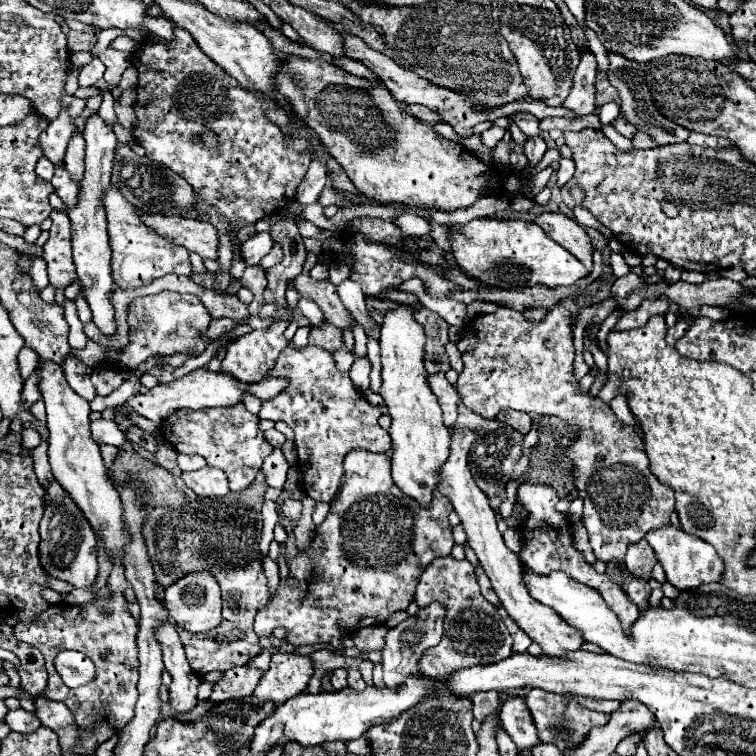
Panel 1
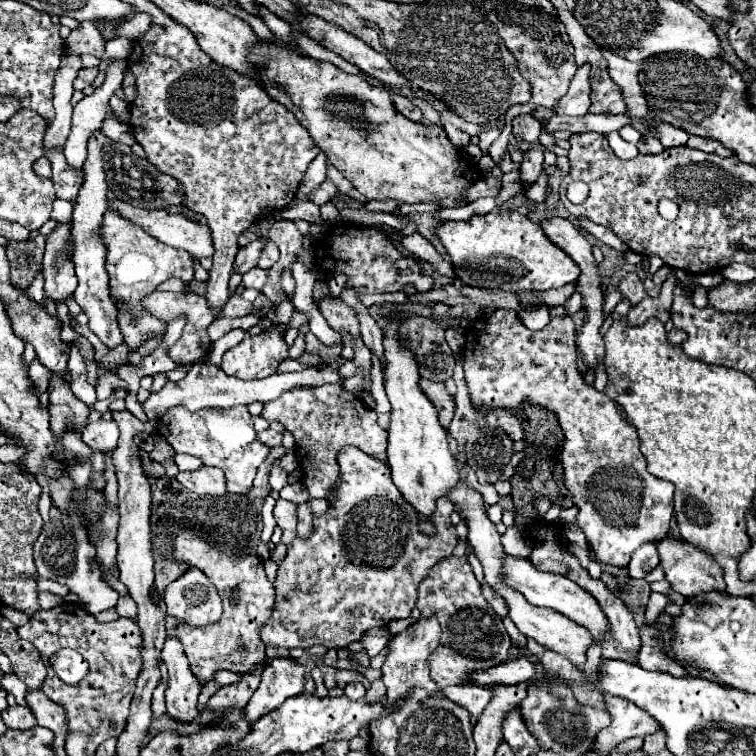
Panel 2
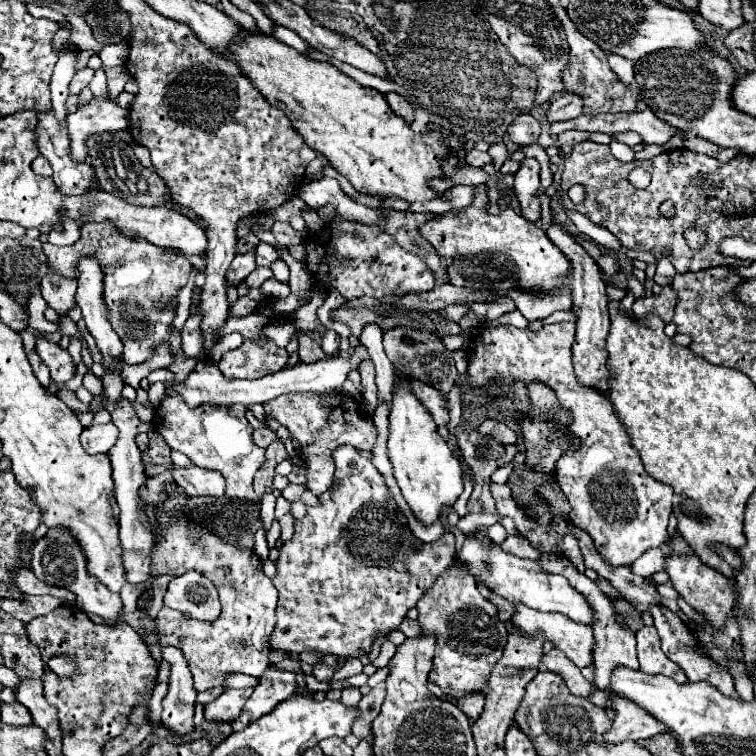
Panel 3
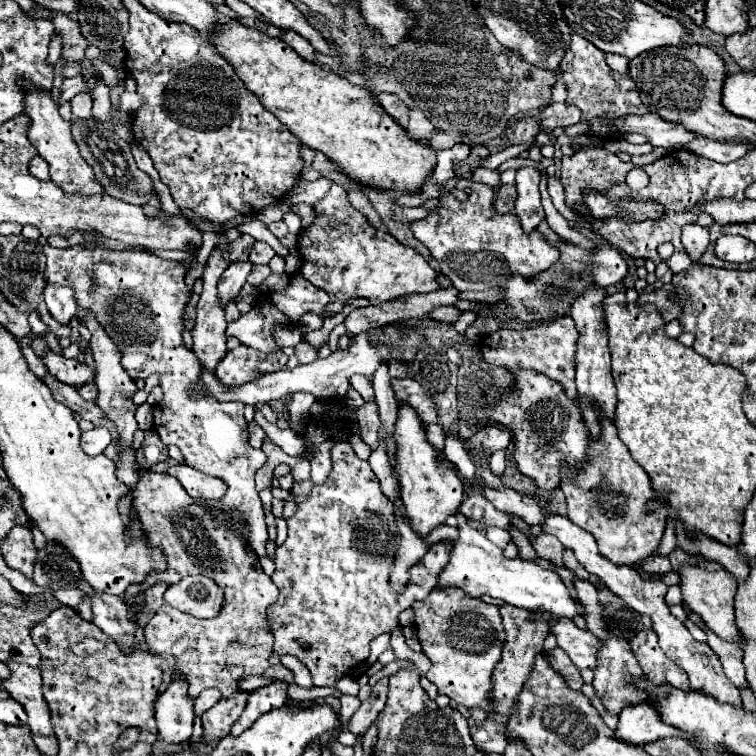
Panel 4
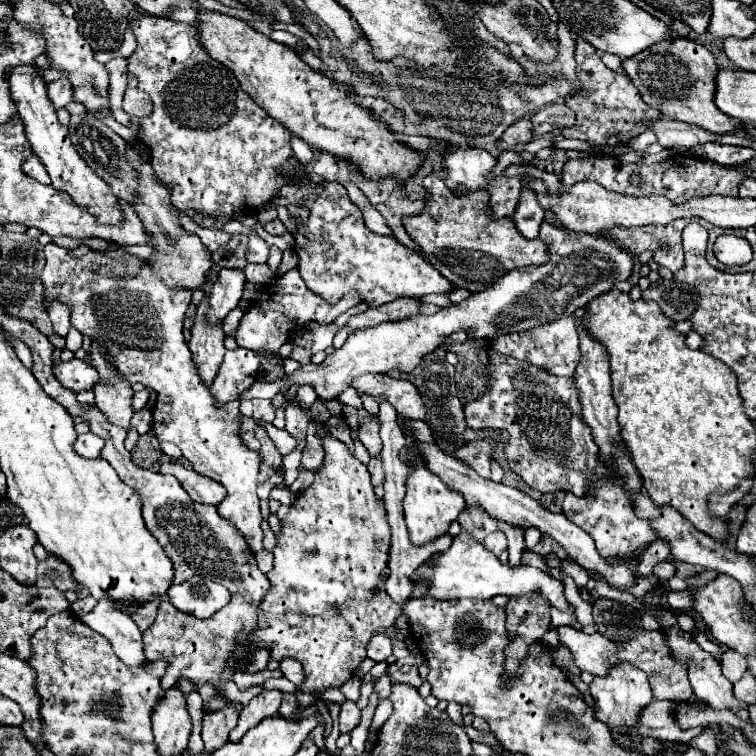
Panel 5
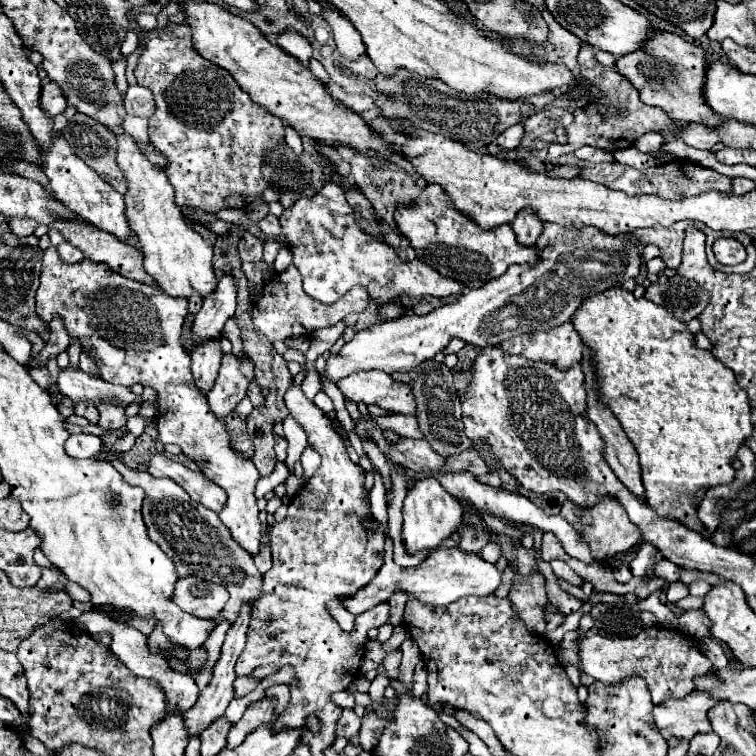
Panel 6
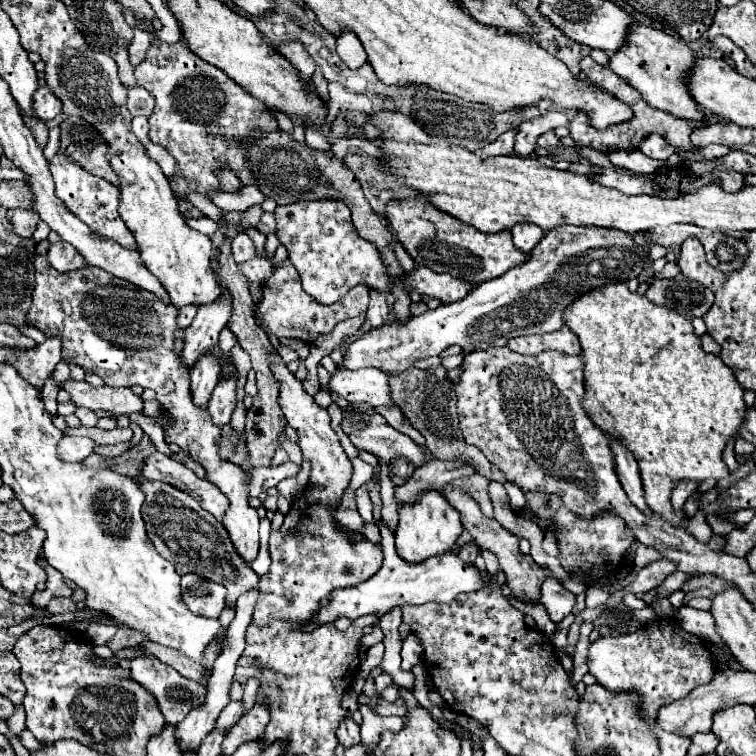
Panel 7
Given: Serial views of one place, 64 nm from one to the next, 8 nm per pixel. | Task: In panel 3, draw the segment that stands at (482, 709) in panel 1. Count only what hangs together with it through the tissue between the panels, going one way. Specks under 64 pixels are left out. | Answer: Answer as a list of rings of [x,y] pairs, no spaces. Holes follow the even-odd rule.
[[[478,692],[478,694],[466,696],[466,698],[458,700],[456,704],[462,708],[462,712],[464,712],[466,716],[470,716],[472,720],[478,720],[480,714],[482,714],[482,708],[484,708],[484,694]]]

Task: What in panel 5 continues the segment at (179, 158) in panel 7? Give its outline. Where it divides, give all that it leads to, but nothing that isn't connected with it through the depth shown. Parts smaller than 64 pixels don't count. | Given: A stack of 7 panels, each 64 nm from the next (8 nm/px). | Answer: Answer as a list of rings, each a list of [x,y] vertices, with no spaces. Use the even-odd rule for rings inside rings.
[[[140,16],[132,20],[132,30],[138,40],[136,52],[128,58],[128,70],[136,74],[138,88],[150,94],[154,110],[142,118],[142,142],[150,148],[152,168],[172,190],[172,206],[178,210],[198,210],[208,216],[232,216],[238,210],[254,210],[268,204],[272,196],[290,182],[286,176],[278,176],[276,166],[282,166],[294,156],[290,148],[290,130],[276,122],[266,110],[262,110],[238,84],[234,74],[212,60],[208,52],[196,40],[196,28],[192,24]]]

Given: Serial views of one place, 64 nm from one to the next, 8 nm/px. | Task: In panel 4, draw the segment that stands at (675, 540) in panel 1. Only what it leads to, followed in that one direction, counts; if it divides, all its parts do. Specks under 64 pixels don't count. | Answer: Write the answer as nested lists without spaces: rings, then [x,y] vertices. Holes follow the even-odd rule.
[[[682,566],[680,588],[682,588],[684,604],[692,612],[696,612],[716,636],[720,636],[726,642],[736,642],[740,646],[740,634],[734,620],[734,596],[738,590],[738,582],[734,580],[734,576],[730,576],[726,570],[706,572],[704,568],[698,566]]]

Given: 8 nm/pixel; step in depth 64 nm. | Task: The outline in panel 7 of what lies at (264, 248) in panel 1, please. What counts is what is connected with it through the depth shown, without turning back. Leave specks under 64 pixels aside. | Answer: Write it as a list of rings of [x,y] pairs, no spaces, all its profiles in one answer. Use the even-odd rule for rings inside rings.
[[[224,290],[220,300],[208,306],[200,306],[194,322],[184,332],[184,350],[180,354],[180,360],[184,360],[184,366],[188,370],[194,368],[200,356],[210,354],[216,348],[218,334],[226,326],[230,312],[232,312],[230,296]]]

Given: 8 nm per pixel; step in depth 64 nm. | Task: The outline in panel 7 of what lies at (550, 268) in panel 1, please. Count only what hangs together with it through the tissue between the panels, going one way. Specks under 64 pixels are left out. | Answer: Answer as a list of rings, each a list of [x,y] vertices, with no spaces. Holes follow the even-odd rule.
[[[424,196],[388,202],[386,222],[394,230],[396,240],[400,240],[400,244],[416,264],[432,268],[434,272],[452,274],[454,278],[462,278],[472,284],[482,284],[486,280],[498,278],[510,268],[528,260],[526,254],[516,250],[508,230],[484,234],[476,228],[468,228],[466,224],[460,224],[460,220],[456,220],[454,216],[440,212],[436,206],[424,200]]]

